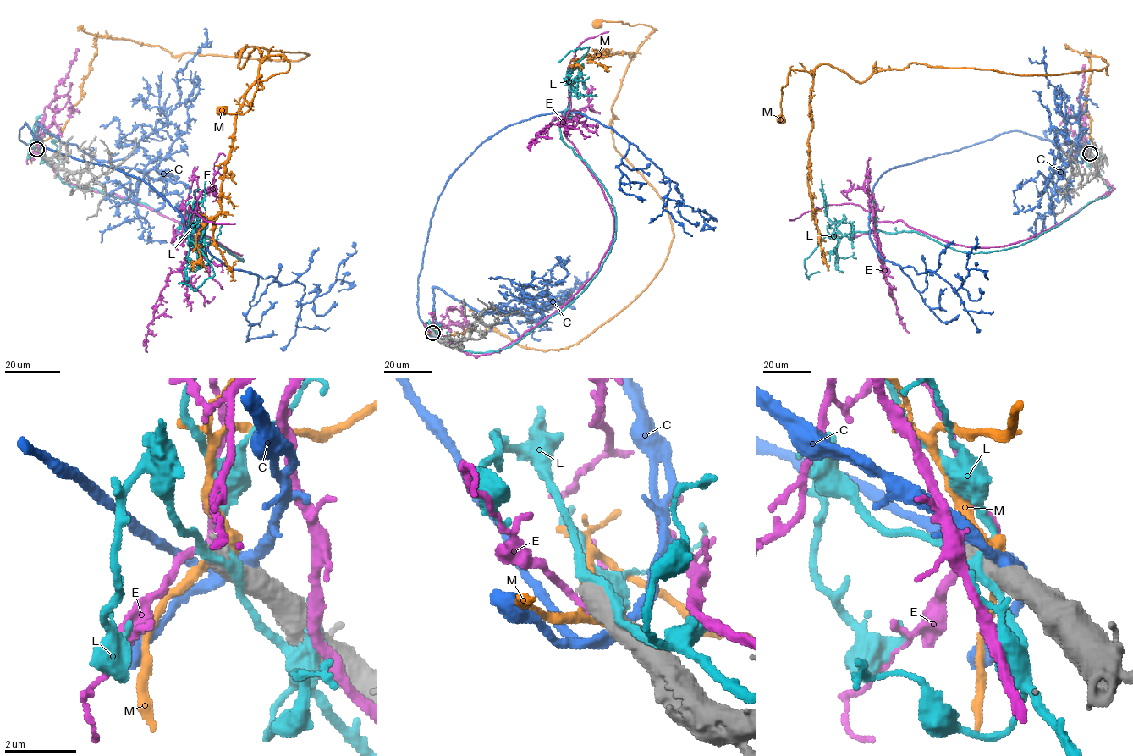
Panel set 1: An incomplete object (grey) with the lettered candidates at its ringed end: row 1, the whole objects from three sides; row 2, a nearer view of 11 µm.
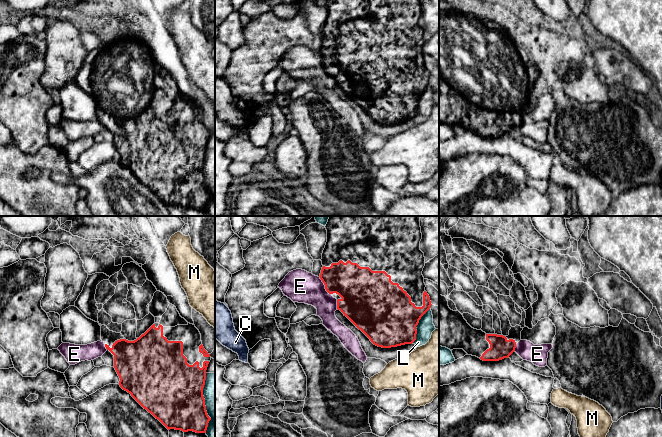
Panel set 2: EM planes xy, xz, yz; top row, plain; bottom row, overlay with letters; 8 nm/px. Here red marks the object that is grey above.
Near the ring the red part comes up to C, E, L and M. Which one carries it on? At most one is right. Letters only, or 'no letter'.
no letter

